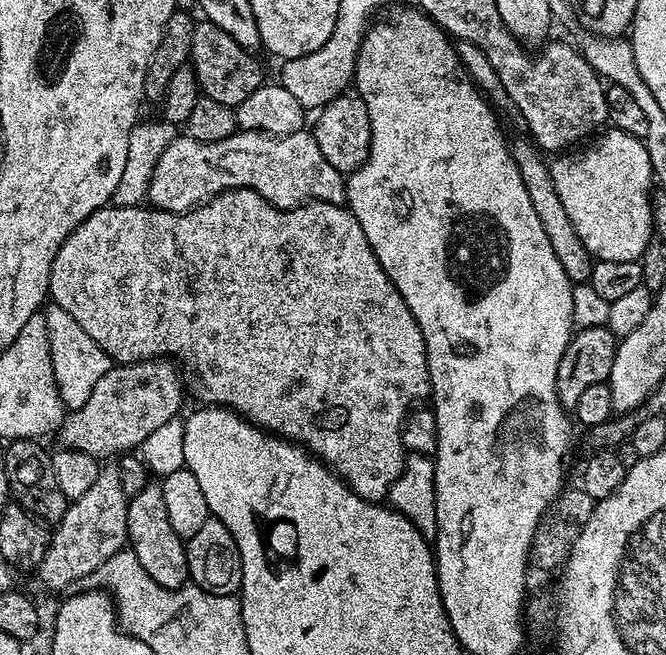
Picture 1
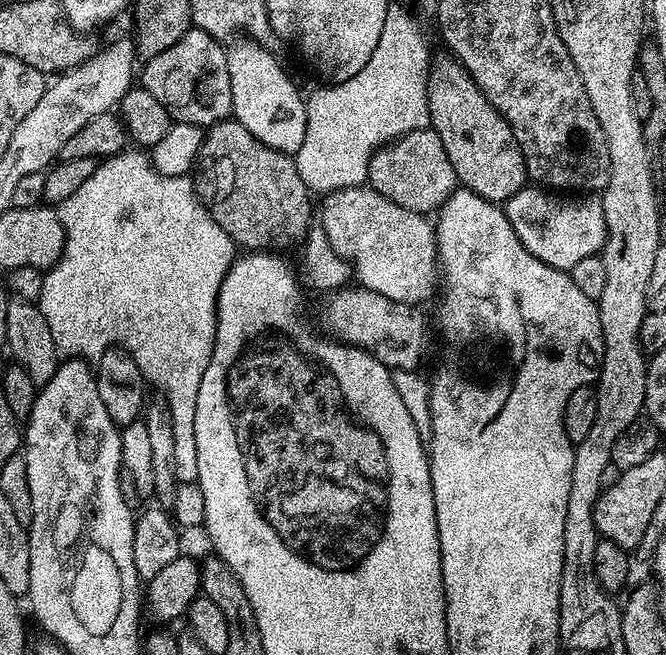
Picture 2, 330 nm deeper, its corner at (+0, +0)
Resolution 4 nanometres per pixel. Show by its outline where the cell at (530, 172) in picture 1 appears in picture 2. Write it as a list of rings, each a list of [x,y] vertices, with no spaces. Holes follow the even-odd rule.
[[[451,54],[443,55],[437,60],[435,57],[428,69],[430,126],[442,138],[457,181],[492,204],[503,205],[525,188],[528,180],[518,138],[514,138],[514,130],[510,130],[506,118],[498,114],[459,60]]]

